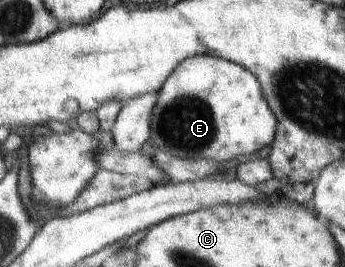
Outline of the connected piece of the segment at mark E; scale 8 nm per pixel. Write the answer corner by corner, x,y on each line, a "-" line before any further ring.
204,54
187,58
174,69
159,89
158,104
155,105
150,125
150,140
158,149
185,160
212,160
221,164
238,155
252,155
270,145
274,141
278,121
264,95
262,83
250,70
236,62

